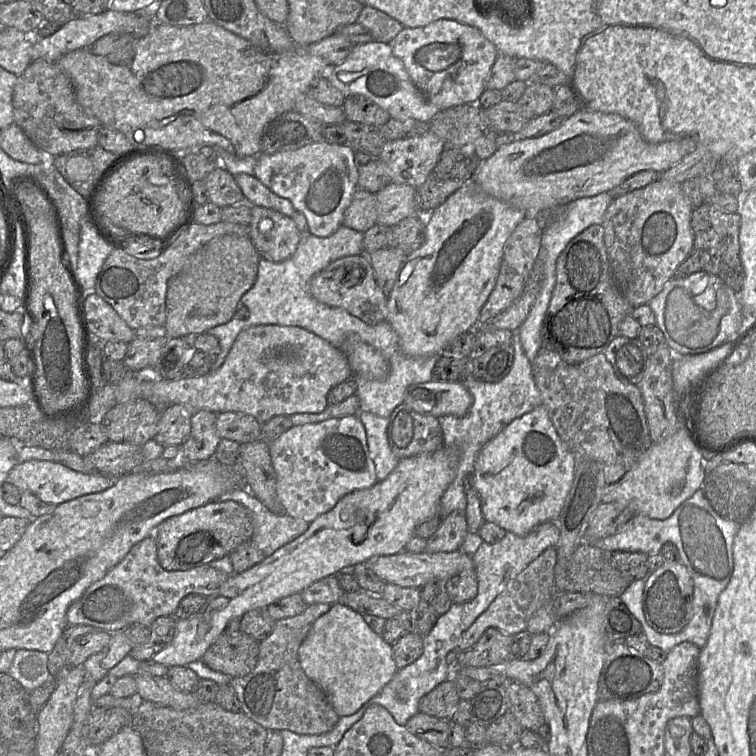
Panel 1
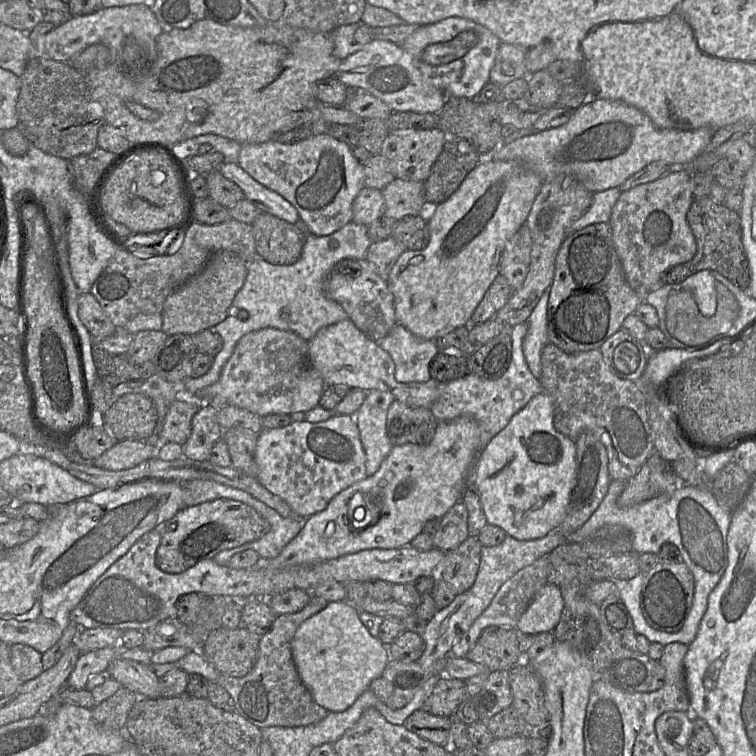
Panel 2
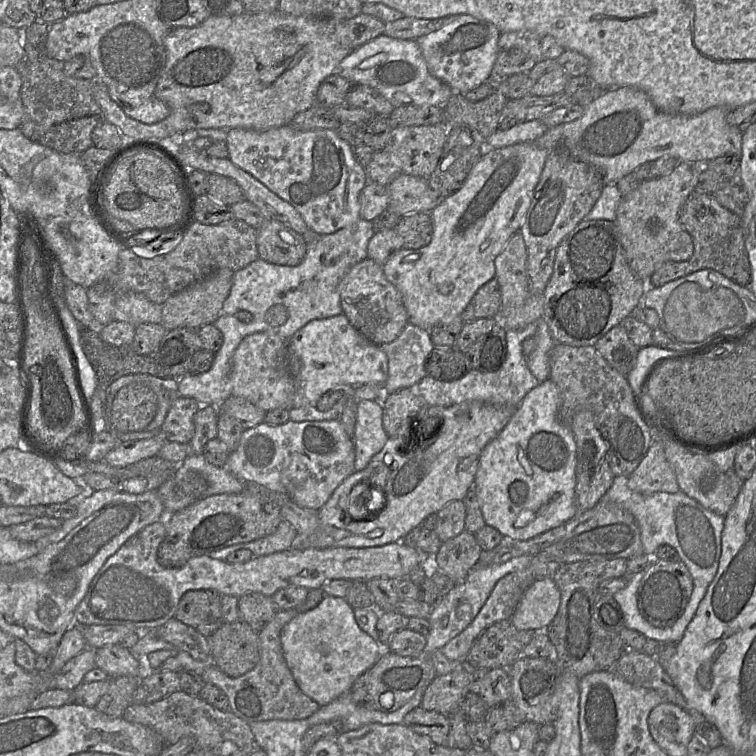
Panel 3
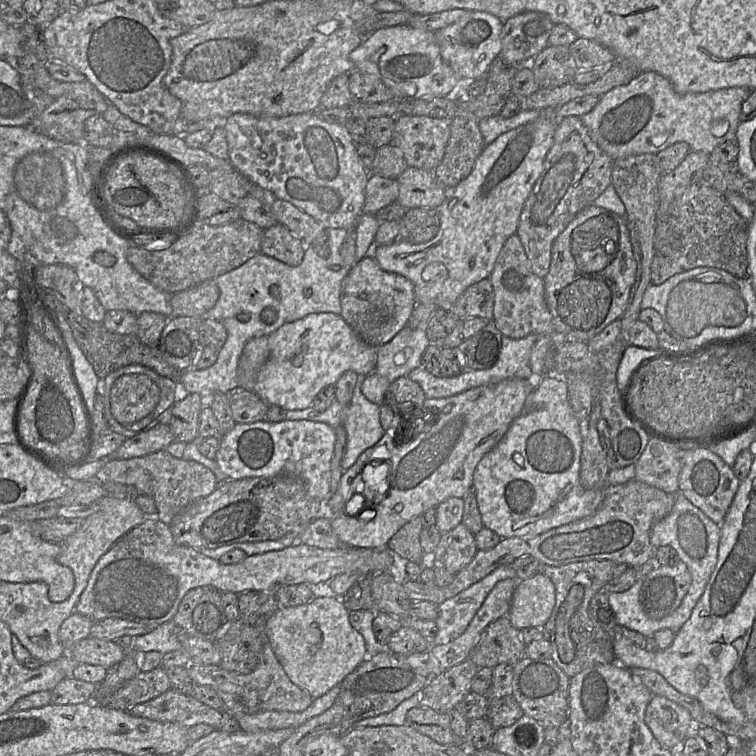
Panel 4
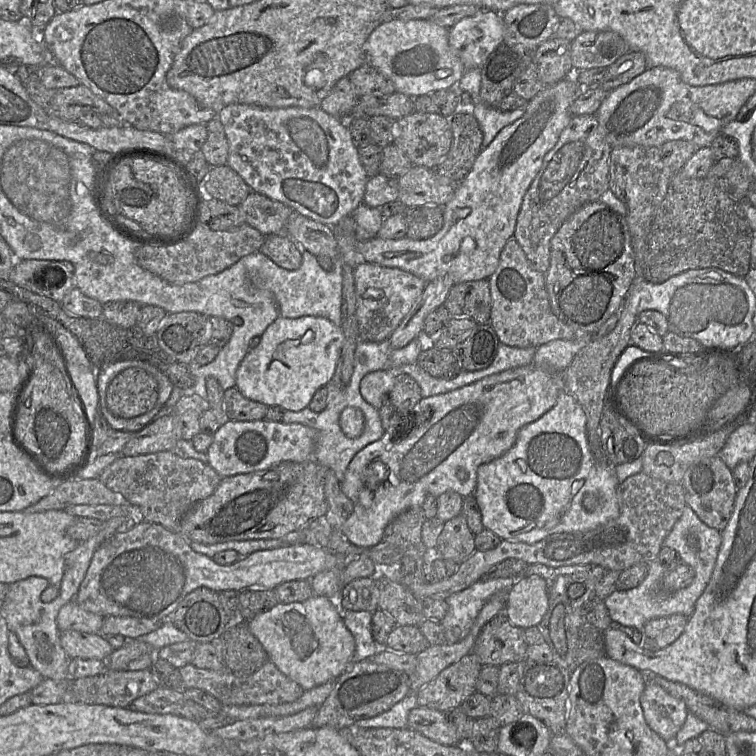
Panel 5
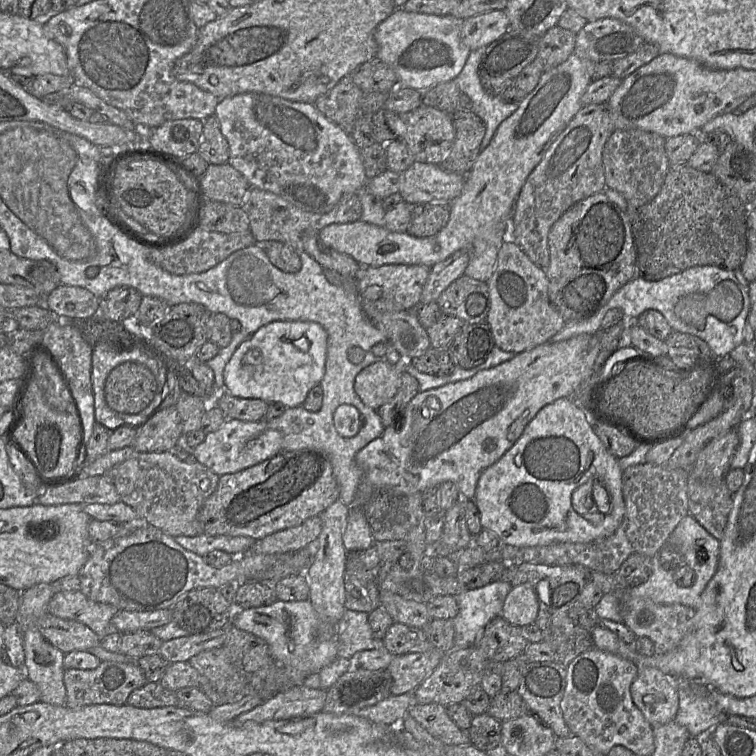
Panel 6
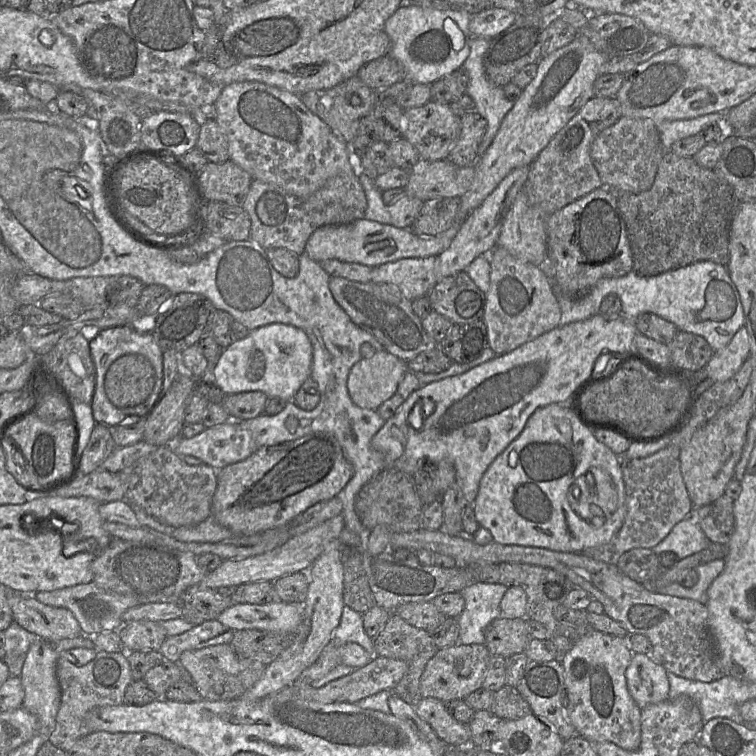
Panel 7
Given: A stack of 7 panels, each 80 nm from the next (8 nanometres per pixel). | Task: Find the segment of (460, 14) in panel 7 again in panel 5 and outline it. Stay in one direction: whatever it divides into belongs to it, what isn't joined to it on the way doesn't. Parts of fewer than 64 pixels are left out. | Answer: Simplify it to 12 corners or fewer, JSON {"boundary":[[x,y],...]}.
{"boundary":[[391,19],[365,43],[366,63],[395,92],[449,89],[465,67],[449,29]]}

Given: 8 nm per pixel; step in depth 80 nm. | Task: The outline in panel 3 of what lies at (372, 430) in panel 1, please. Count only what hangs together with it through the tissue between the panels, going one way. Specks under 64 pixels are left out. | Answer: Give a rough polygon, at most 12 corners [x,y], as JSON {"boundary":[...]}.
{"boundary":[[358,402],[353,433],[355,471],[365,469],[388,438],[383,407]]}

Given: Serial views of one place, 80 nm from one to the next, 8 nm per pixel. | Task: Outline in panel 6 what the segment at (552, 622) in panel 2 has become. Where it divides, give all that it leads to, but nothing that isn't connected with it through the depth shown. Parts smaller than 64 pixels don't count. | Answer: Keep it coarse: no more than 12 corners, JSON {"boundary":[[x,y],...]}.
{"boundary":[[530,583],[514,586],[501,616],[513,625],[533,624],[539,600]]}

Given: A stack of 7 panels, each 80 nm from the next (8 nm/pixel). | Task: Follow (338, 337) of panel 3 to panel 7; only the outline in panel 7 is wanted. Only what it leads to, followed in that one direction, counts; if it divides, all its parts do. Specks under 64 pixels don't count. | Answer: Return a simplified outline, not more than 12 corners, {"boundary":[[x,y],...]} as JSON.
{"boundary":[[265,325],[222,349],[226,394],[291,401],[311,376],[311,342]]}

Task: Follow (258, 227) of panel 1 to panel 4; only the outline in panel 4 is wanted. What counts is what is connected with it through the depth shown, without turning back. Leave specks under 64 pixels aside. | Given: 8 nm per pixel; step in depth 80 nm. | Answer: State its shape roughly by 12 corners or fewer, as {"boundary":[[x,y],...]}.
{"boundary":[[281,224],[263,230],[261,253],[288,266],[306,246]]}

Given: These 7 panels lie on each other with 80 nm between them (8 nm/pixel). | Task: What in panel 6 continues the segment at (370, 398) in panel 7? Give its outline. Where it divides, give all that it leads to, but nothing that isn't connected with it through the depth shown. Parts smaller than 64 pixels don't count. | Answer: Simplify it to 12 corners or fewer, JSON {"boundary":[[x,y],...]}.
{"boundary":[[374,362],[357,374],[354,390],[377,410],[397,393],[400,365]]}

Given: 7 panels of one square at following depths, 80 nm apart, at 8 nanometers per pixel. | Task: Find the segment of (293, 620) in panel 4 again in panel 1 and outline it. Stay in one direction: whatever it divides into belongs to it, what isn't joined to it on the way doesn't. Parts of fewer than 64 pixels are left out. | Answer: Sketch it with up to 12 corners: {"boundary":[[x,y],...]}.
{"boundary":[[341,602],[299,646],[339,717],[398,671],[392,645]]}

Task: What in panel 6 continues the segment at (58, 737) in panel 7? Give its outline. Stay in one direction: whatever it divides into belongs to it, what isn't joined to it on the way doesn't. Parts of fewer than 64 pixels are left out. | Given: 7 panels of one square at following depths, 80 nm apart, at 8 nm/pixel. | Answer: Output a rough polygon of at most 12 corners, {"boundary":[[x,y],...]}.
{"boundary":[[136,663],[65,669],[66,706],[124,705],[148,681]]}

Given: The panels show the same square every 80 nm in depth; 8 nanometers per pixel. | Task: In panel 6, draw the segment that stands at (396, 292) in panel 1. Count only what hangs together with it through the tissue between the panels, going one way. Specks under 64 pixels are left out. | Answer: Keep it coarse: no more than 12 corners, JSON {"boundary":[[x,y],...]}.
{"boundary":[[572,53],[499,125],[435,235],[358,220],[318,232],[361,267],[456,252],[487,283],[523,185],[582,108]]}

